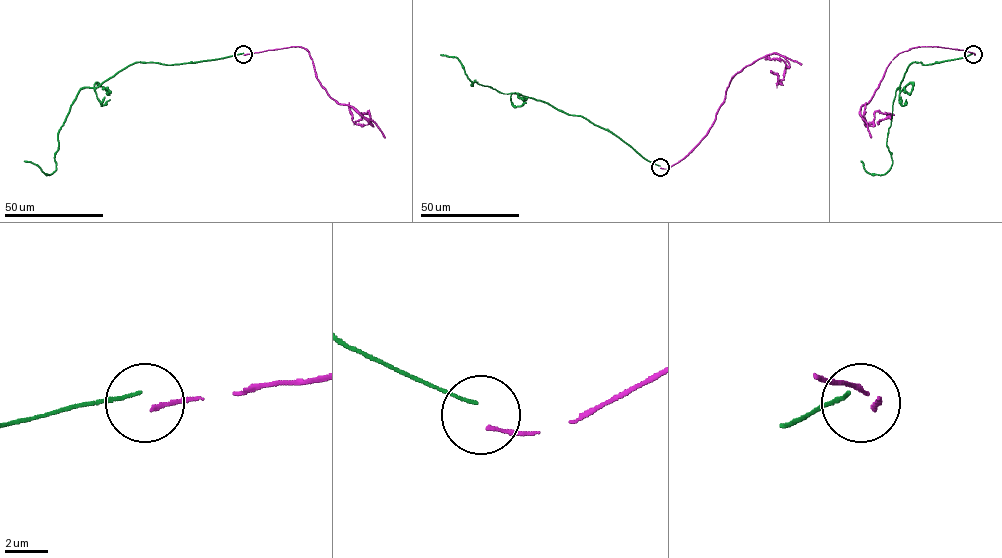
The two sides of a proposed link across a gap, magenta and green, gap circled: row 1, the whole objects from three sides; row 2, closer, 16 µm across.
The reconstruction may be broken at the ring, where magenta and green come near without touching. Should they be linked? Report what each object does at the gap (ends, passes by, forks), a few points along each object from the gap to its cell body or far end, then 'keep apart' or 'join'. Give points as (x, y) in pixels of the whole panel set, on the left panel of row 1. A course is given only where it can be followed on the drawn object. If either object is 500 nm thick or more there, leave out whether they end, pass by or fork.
magenta ends there; green ends there; magenta runs (244, 54), (305, 48), (316, 76), (331, 97), (354, 107), (373, 126), (369, 111), (354, 125); green runs (243, 53), (166, 65), (135, 62), (97, 87), (83, 87), (58, 134), (56, 170), (48, 175), (24, 161); keep apart

